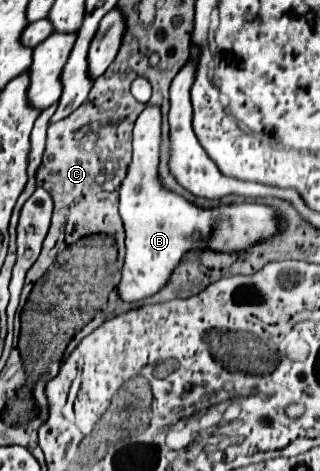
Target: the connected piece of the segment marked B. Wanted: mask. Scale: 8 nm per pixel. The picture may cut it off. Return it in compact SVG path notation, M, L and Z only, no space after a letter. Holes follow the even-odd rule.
M147 106L137 122L135 122L135 130L133 130L133 160L127 172L127 178L121 184L121 202L119 202L119 214L123 218L125 224L125 246L127 246L127 254L125 254L125 266L123 266L123 276L121 276L121 284L119 284L119 292L121 298L127 302L137 302L143 300L155 292L159 292L159 288L169 280L173 268L179 264L181 256L189 250L189 248L217 248L221 252L235 252L239 248L245 248L251 242L263 240L273 236L273 232L277 232L279 226L279 218L275 218L273 210L261 204L237 204L237 206L221 206L217 208L217 212L209 212L209 210L201 210L193 204L189 204L187 200L183 200L181 196L161 188L157 176L157 164L159 164L159 136L161 136L161 110L159 106ZM215 216L221 216L223 220L217 222Z

